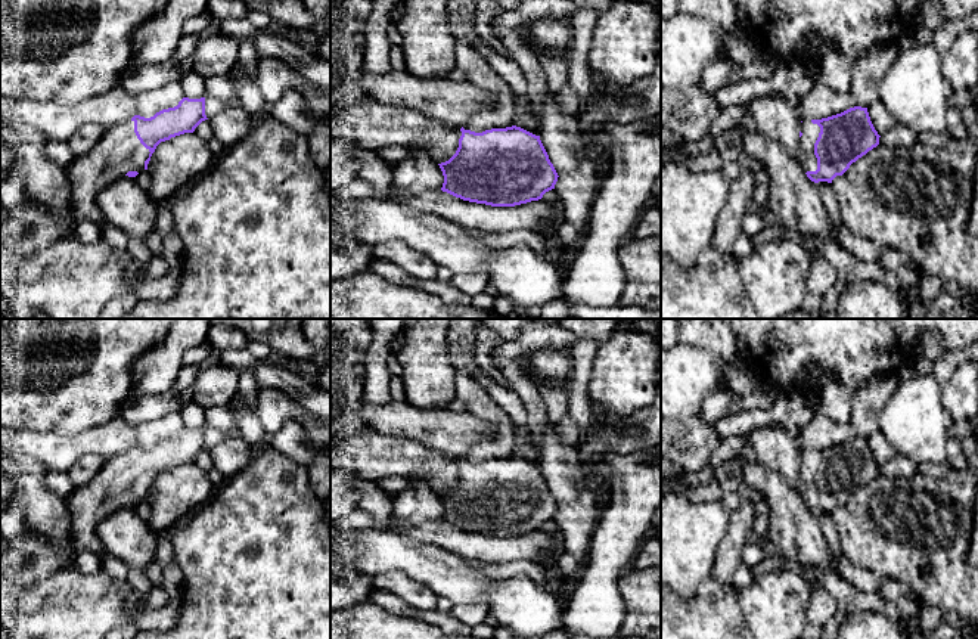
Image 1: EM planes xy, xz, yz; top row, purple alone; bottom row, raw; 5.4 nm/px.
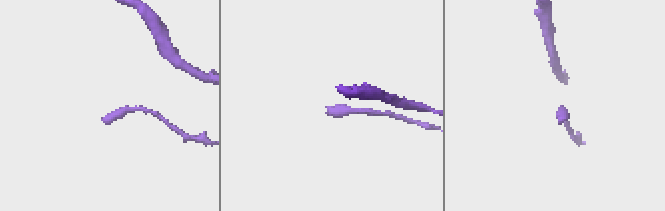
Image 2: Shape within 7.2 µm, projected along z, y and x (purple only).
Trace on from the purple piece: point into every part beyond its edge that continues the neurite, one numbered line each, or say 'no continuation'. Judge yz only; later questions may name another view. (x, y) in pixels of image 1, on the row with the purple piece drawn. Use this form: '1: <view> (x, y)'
1: yz (806, 158)

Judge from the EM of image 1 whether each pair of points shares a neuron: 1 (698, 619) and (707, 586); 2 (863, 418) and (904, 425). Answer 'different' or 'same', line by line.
1: same
2: different

